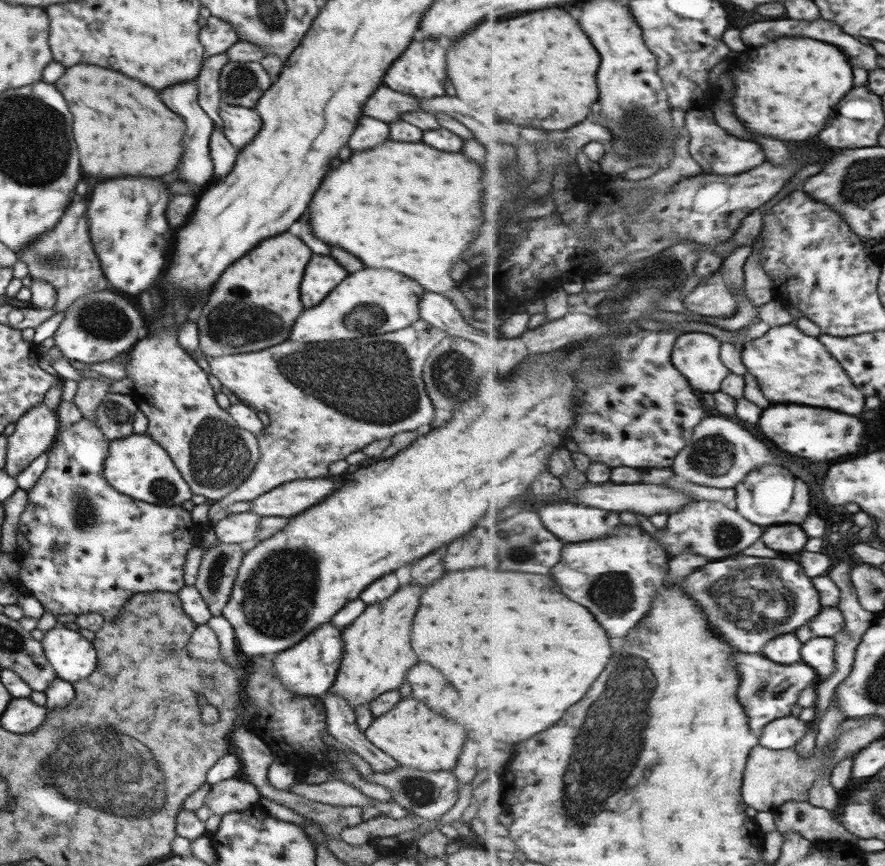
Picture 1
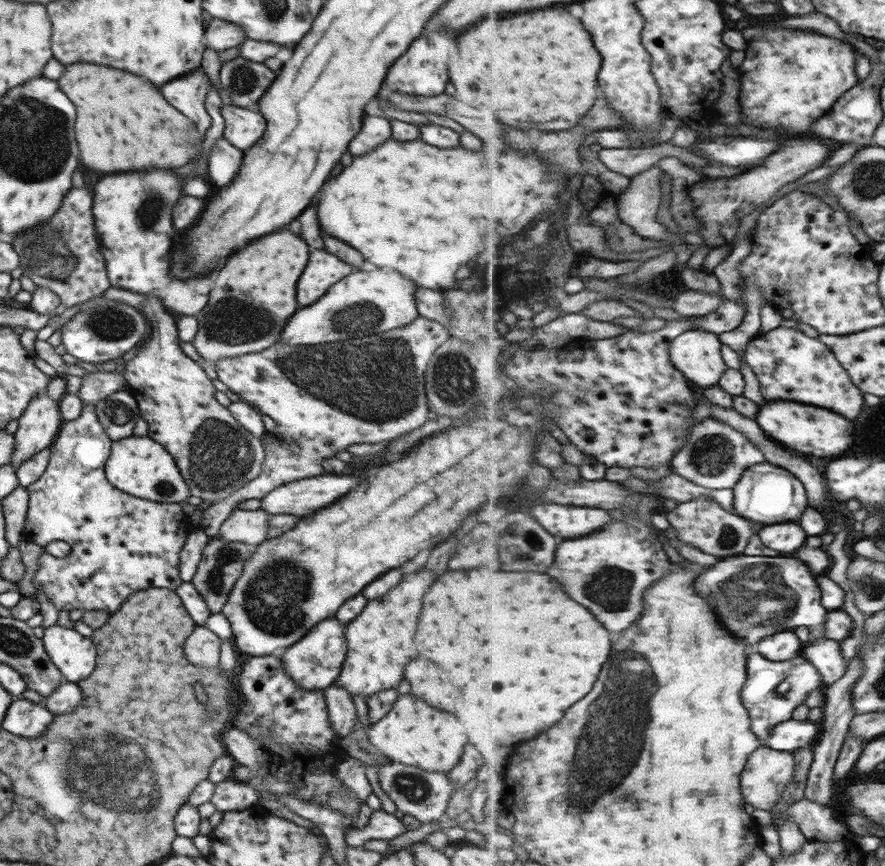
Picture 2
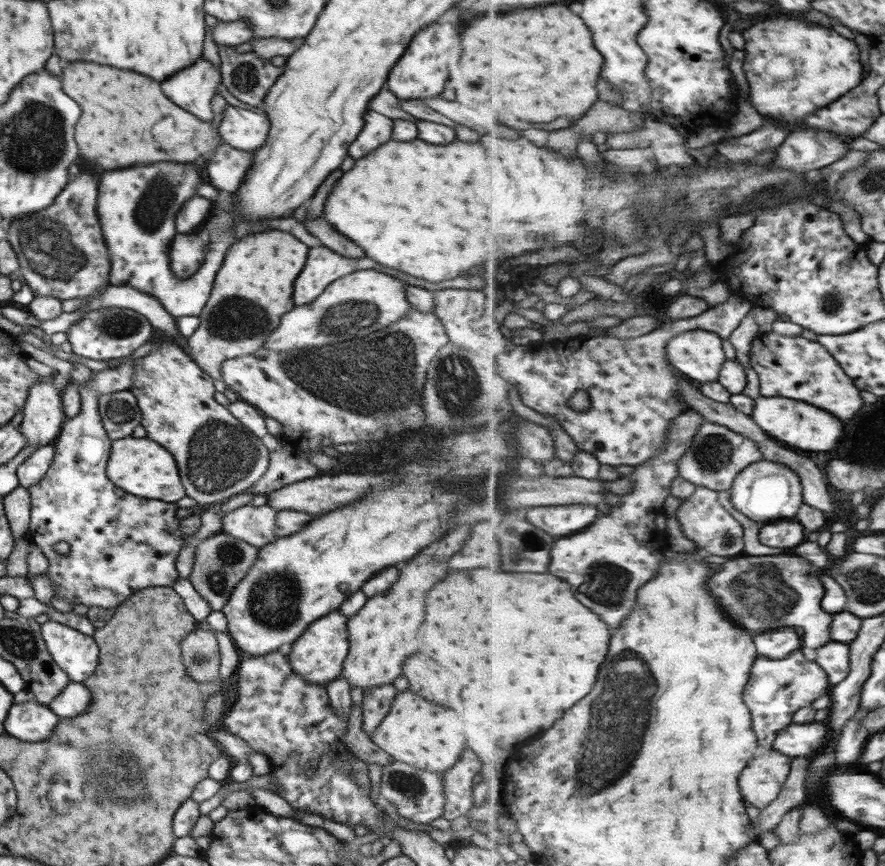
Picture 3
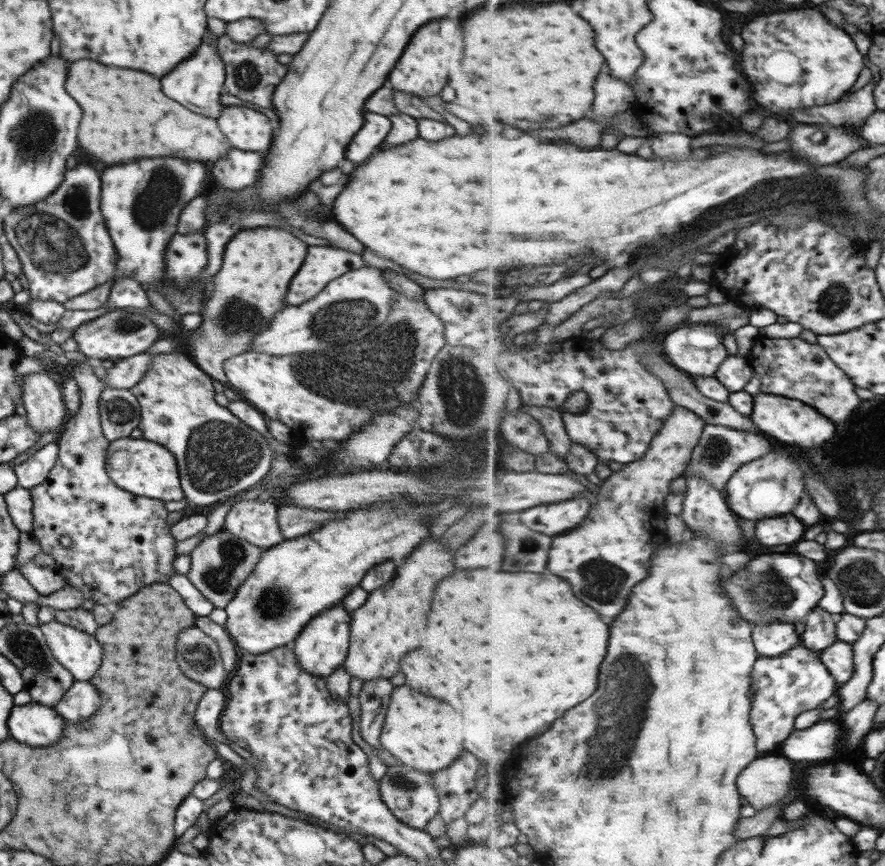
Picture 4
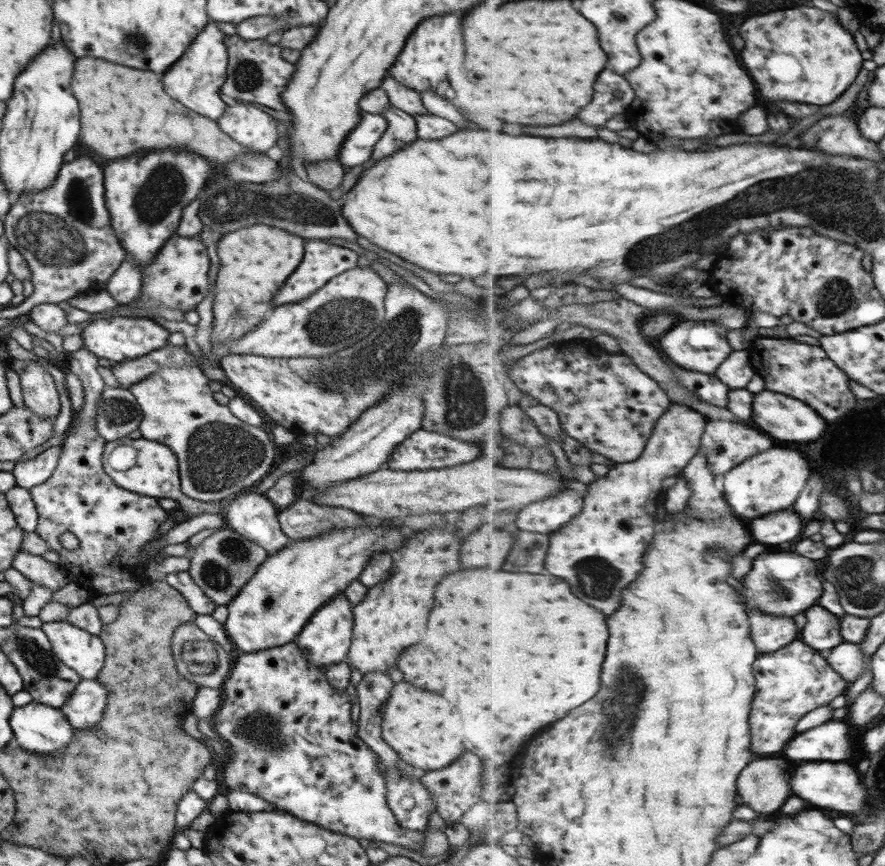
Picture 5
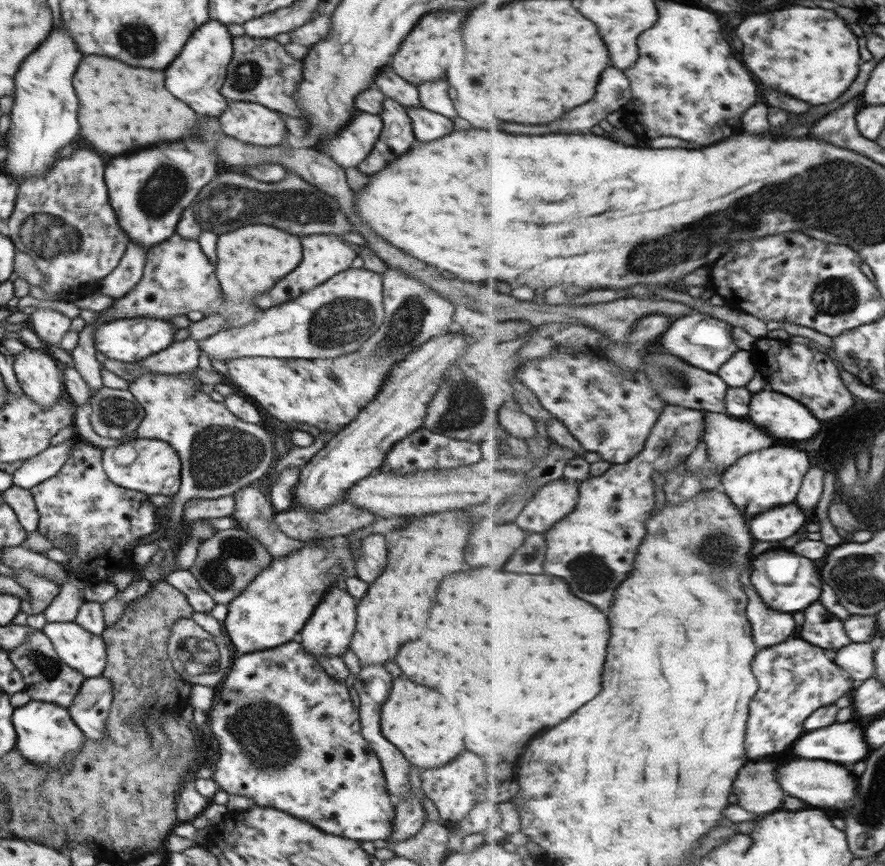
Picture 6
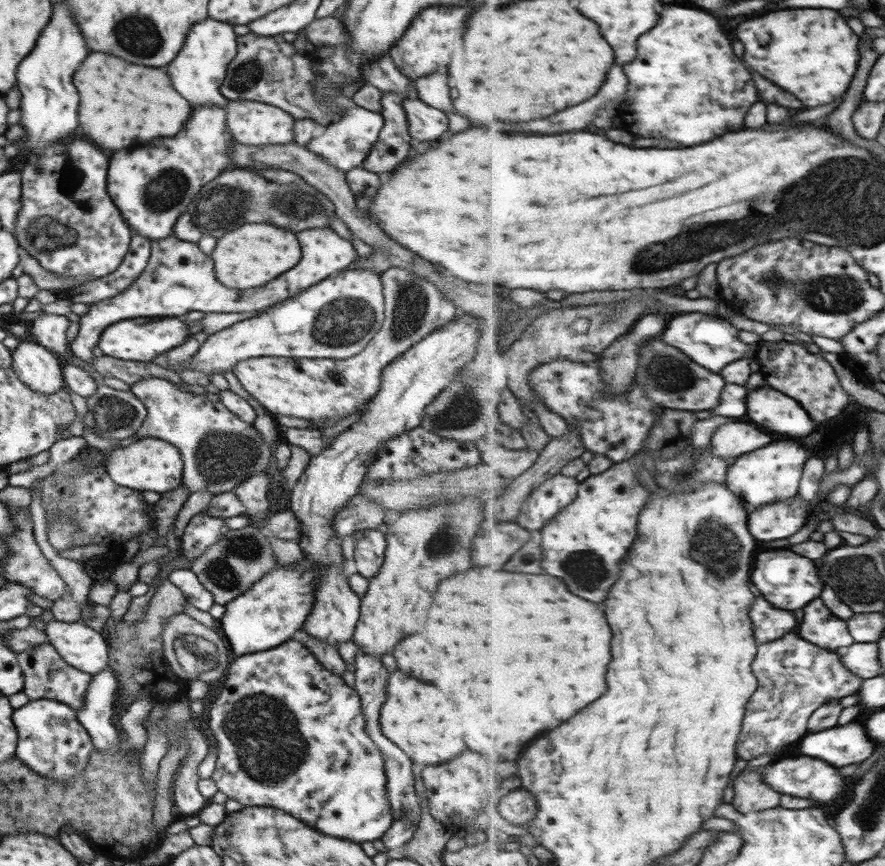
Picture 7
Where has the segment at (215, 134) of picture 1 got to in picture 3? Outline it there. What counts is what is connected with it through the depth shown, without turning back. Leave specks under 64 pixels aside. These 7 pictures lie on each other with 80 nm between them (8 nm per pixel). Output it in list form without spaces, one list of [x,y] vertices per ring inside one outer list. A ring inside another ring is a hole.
[[[221,142],[206,162],[207,174],[203,176],[207,178],[208,184],[227,192],[235,192],[243,182],[247,168],[251,166],[251,154]]]

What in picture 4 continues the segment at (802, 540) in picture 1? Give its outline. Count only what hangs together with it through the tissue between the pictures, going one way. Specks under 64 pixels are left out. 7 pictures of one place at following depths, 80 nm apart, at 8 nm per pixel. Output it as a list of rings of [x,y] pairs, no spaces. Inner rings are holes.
[[[785,514],[779,518],[765,518],[757,522],[757,540],[767,546],[781,546],[799,542],[805,534],[805,524],[793,516]]]

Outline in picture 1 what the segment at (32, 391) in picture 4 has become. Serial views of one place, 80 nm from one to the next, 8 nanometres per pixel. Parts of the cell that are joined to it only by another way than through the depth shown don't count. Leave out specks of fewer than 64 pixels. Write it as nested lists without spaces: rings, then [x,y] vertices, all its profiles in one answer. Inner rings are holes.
[[[42,402],[33,405],[14,424],[13,433],[6,437],[7,448],[3,468],[12,477],[16,477],[42,452],[47,452],[59,431],[56,411],[47,408]]]

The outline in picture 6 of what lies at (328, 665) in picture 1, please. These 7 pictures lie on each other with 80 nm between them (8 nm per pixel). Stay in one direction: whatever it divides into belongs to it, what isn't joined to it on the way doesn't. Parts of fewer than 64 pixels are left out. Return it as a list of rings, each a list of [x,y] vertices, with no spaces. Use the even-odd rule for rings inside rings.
[[[337,585],[329,587],[315,605],[307,622],[300,630],[301,646],[310,655],[316,656],[333,655],[340,657],[348,648],[349,641],[354,633],[356,625],[356,603],[346,590],[342,590]]]

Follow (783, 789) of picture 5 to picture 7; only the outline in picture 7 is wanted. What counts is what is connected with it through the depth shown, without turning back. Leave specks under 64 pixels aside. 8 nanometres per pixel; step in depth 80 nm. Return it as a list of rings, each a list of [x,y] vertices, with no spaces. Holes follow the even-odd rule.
[[[759,770],[743,772],[735,782],[735,802],[733,806],[739,812],[757,812],[777,808],[782,804],[782,794],[773,790],[770,783],[763,782]]]

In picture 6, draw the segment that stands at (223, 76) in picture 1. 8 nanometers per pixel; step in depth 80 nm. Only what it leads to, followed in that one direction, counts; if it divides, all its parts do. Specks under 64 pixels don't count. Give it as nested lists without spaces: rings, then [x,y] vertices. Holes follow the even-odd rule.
[[[239,35],[232,37],[231,44],[232,57],[226,66],[225,80],[220,93],[232,101],[254,102],[283,112],[287,116],[299,118],[301,110],[293,102],[292,94],[296,91],[297,82],[302,78],[301,62],[288,55],[283,45],[273,38]]]

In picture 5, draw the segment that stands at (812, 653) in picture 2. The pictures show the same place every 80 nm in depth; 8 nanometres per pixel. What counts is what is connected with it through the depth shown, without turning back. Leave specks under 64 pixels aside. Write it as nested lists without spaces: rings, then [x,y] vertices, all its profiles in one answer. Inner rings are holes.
[[[845,641],[826,654],[826,659],[831,663],[831,666],[850,683],[855,682],[866,671],[868,660],[860,644]]]

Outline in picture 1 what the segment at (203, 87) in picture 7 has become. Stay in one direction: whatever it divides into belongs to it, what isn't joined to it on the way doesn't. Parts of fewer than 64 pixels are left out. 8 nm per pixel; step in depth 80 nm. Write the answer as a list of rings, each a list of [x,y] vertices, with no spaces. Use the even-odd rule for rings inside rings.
[[[183,82],[179,86],[169,86],[167,90],[161,90],[161,102],[171,110],[175,112],[177,116],[183,118],[185,122],[185,134],[183,134],[183,156],[181,156],[181,162],[177,164],[177,174],[179,174],[179,180],[183,182],[189,182],[189,184],[195,184],[195,186],[201,186],[205,184],[207,180],[213,178],[212,164],[210,156],[208,155],[208,140],[212,133],[213,124],[212,120],[203,112],[203,109],[197,102],[197,85],[196,82]]]

